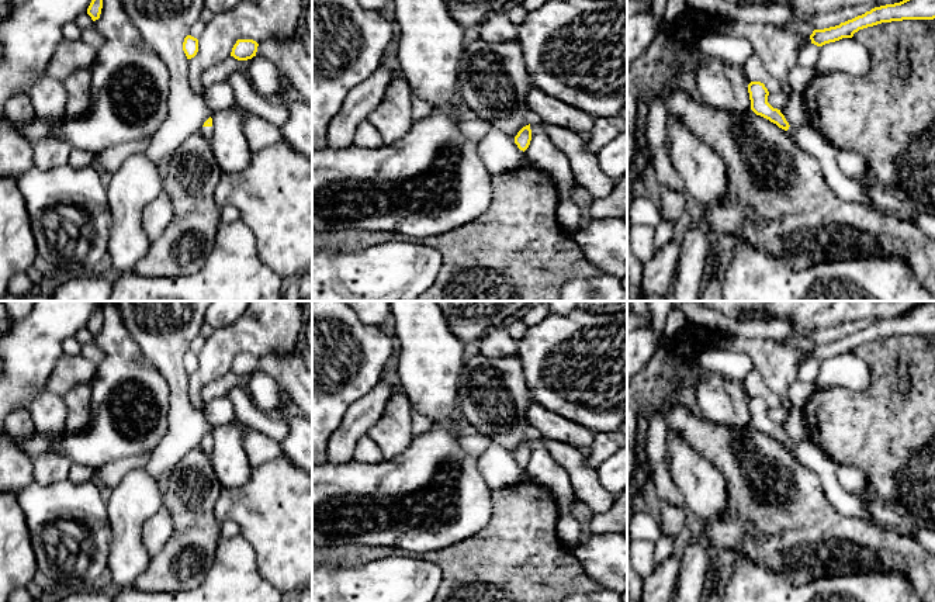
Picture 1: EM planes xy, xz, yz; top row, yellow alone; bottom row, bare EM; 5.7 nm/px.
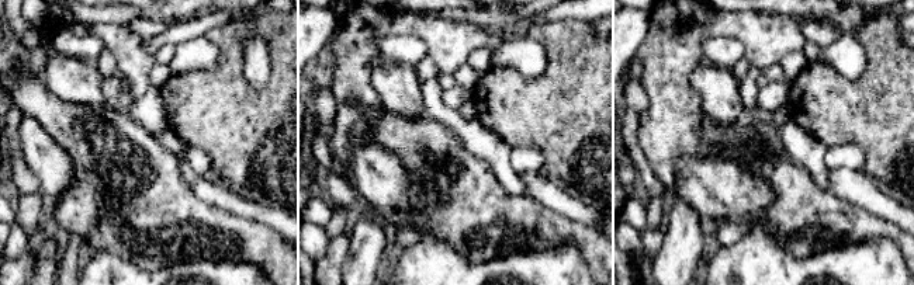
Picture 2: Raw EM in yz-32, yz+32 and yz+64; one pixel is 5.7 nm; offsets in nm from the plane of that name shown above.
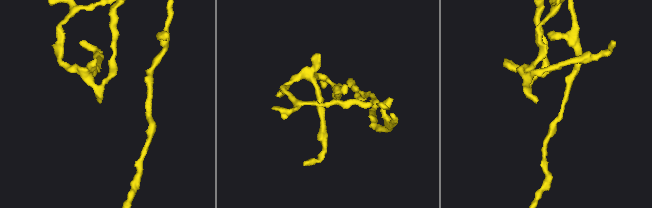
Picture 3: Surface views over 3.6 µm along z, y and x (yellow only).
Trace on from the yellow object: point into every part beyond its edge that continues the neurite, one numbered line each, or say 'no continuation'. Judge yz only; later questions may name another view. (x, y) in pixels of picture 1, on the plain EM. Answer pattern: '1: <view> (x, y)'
1: yz (810, 456)

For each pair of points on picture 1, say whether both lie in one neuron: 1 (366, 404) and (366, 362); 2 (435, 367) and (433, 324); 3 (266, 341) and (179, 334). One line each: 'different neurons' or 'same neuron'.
1: different neurons
2: same neuron
3: different neurons

